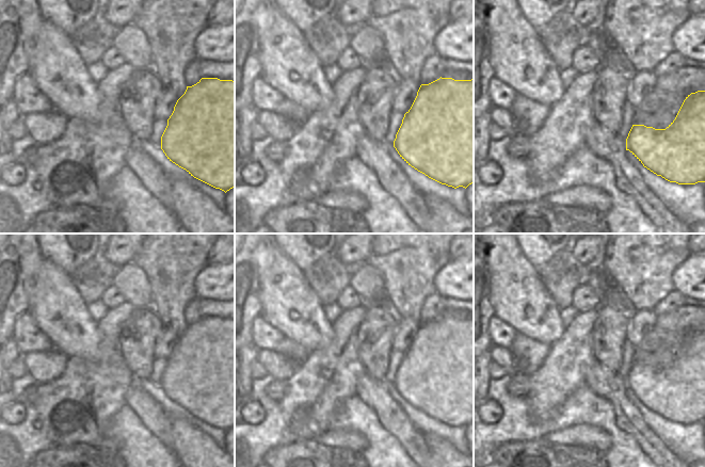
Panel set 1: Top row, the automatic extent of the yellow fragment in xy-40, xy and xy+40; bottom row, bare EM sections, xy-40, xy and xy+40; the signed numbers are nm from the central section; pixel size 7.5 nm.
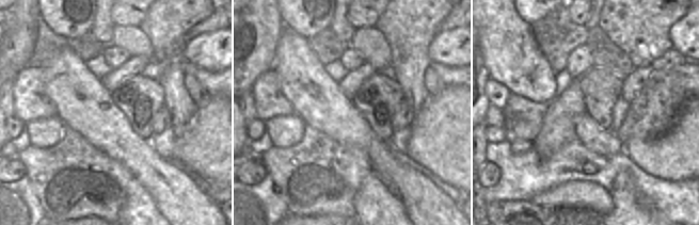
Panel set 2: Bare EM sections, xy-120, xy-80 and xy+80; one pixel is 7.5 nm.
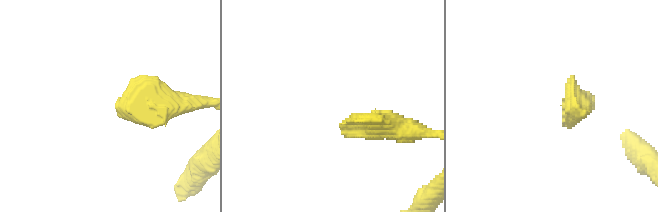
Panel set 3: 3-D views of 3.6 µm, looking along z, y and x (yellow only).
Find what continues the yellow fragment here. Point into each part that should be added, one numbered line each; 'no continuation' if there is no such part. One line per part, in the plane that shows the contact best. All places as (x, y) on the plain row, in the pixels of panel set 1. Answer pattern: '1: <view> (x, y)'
no continuation

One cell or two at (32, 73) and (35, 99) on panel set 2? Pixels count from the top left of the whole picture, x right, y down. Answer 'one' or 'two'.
one

